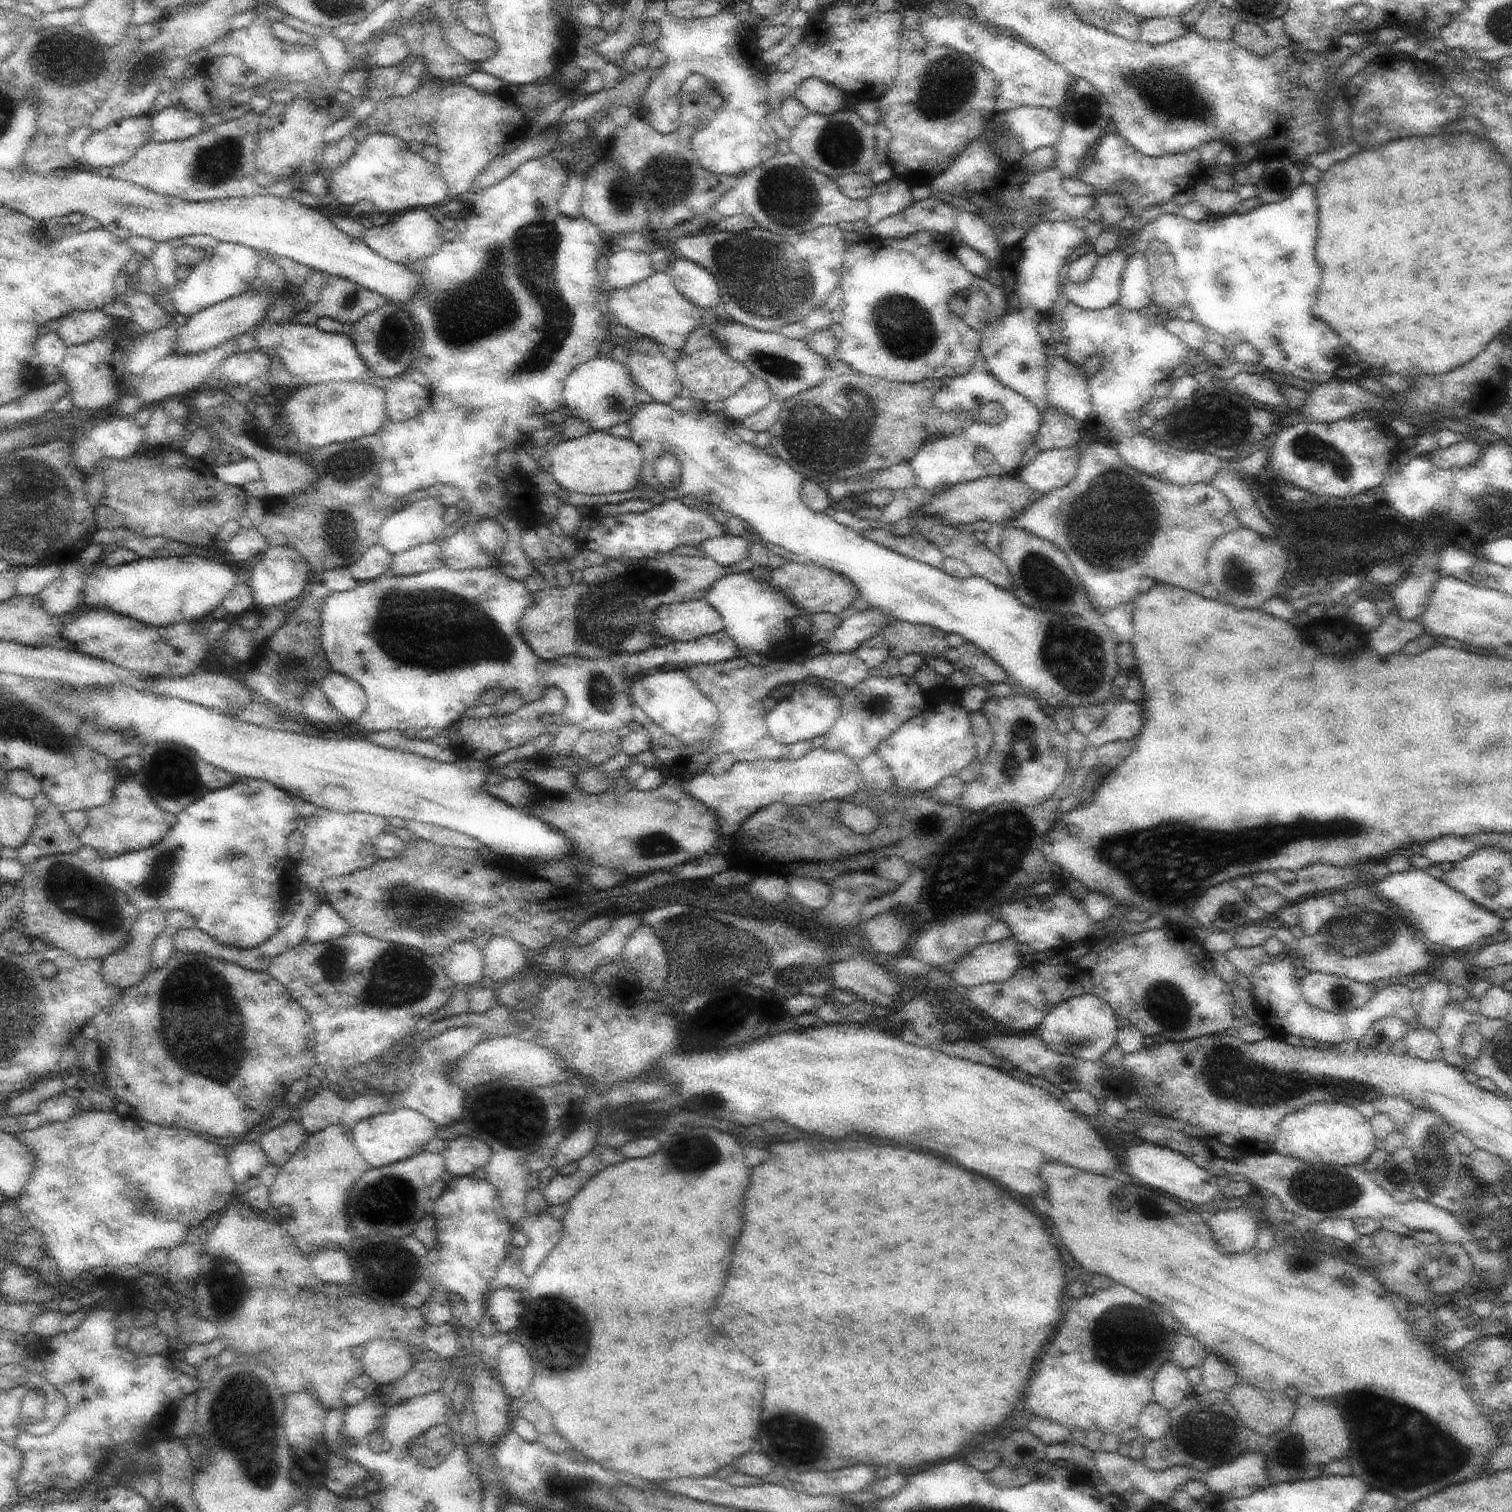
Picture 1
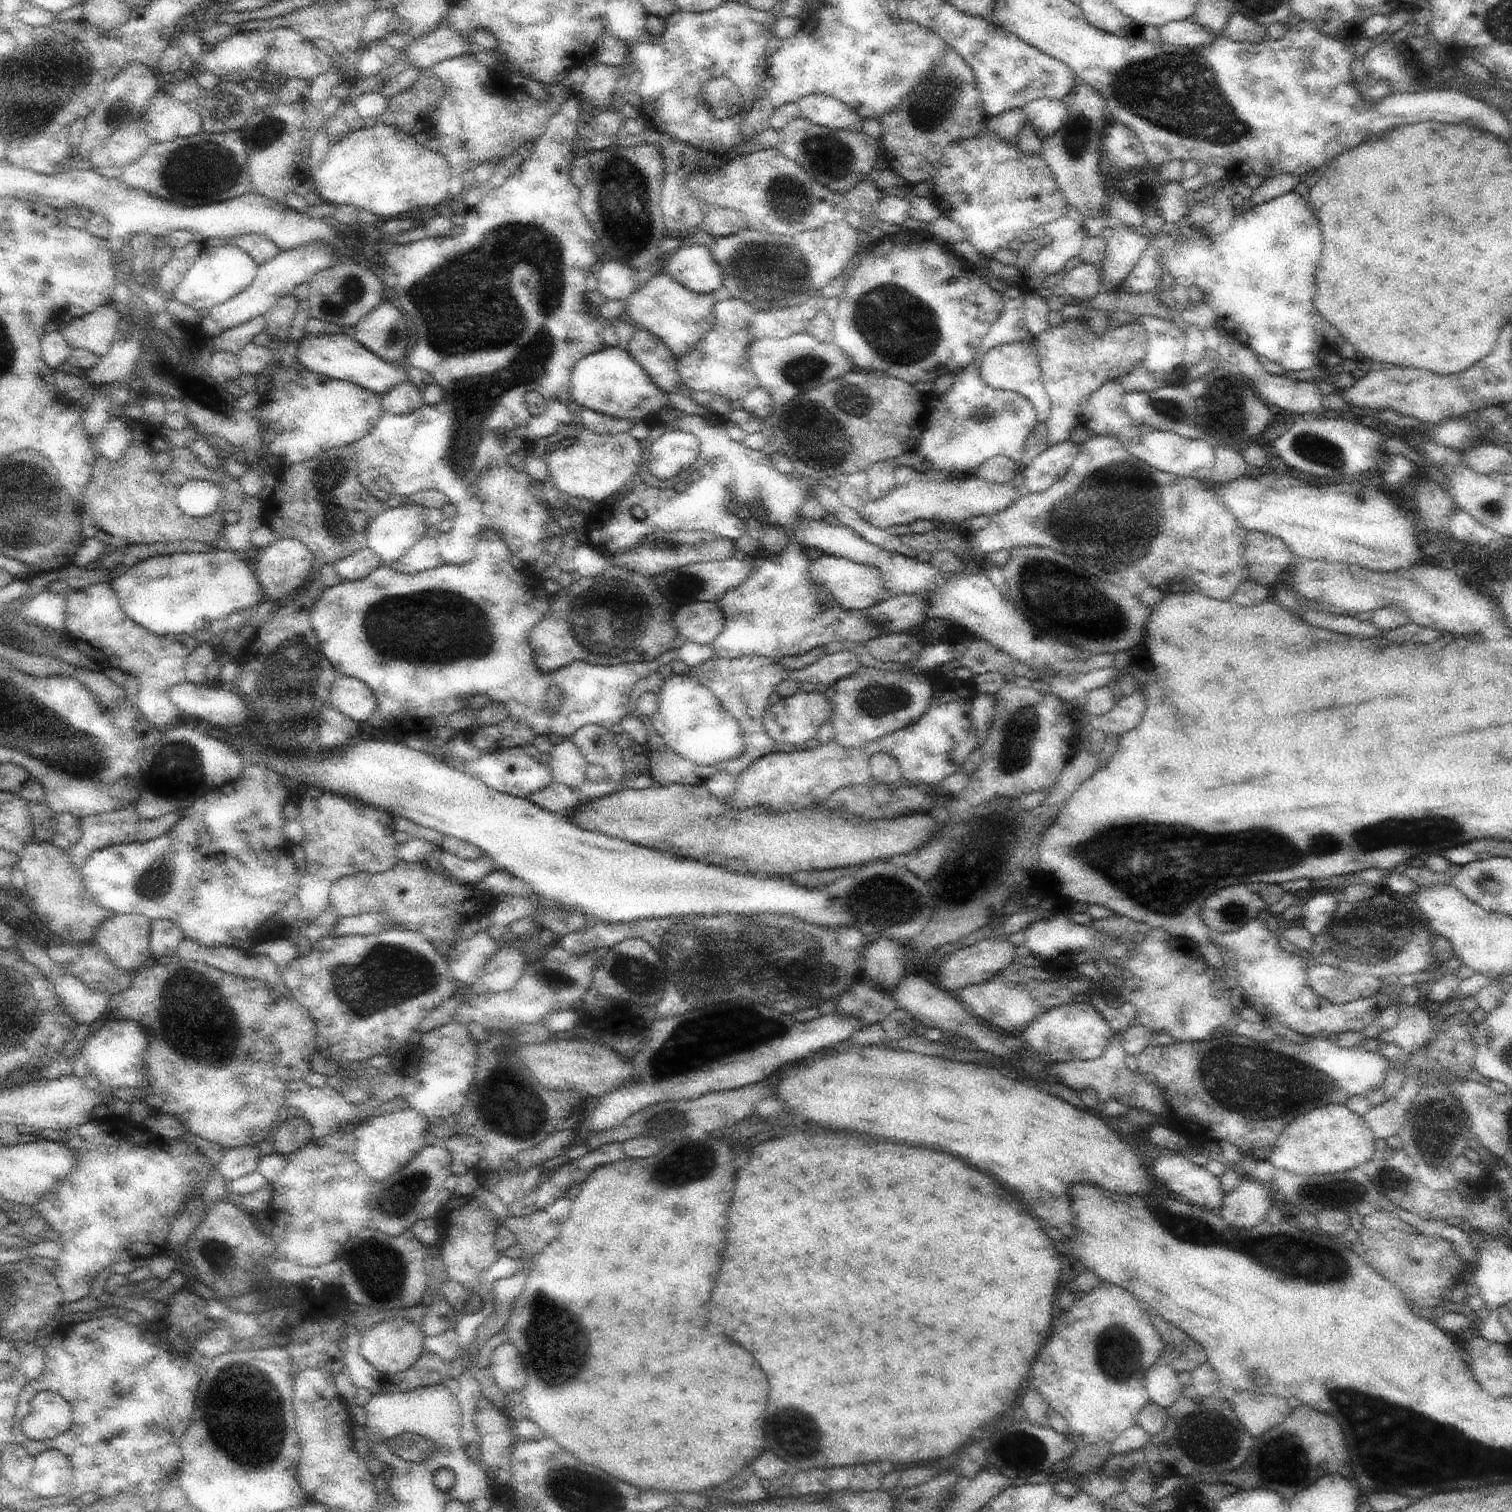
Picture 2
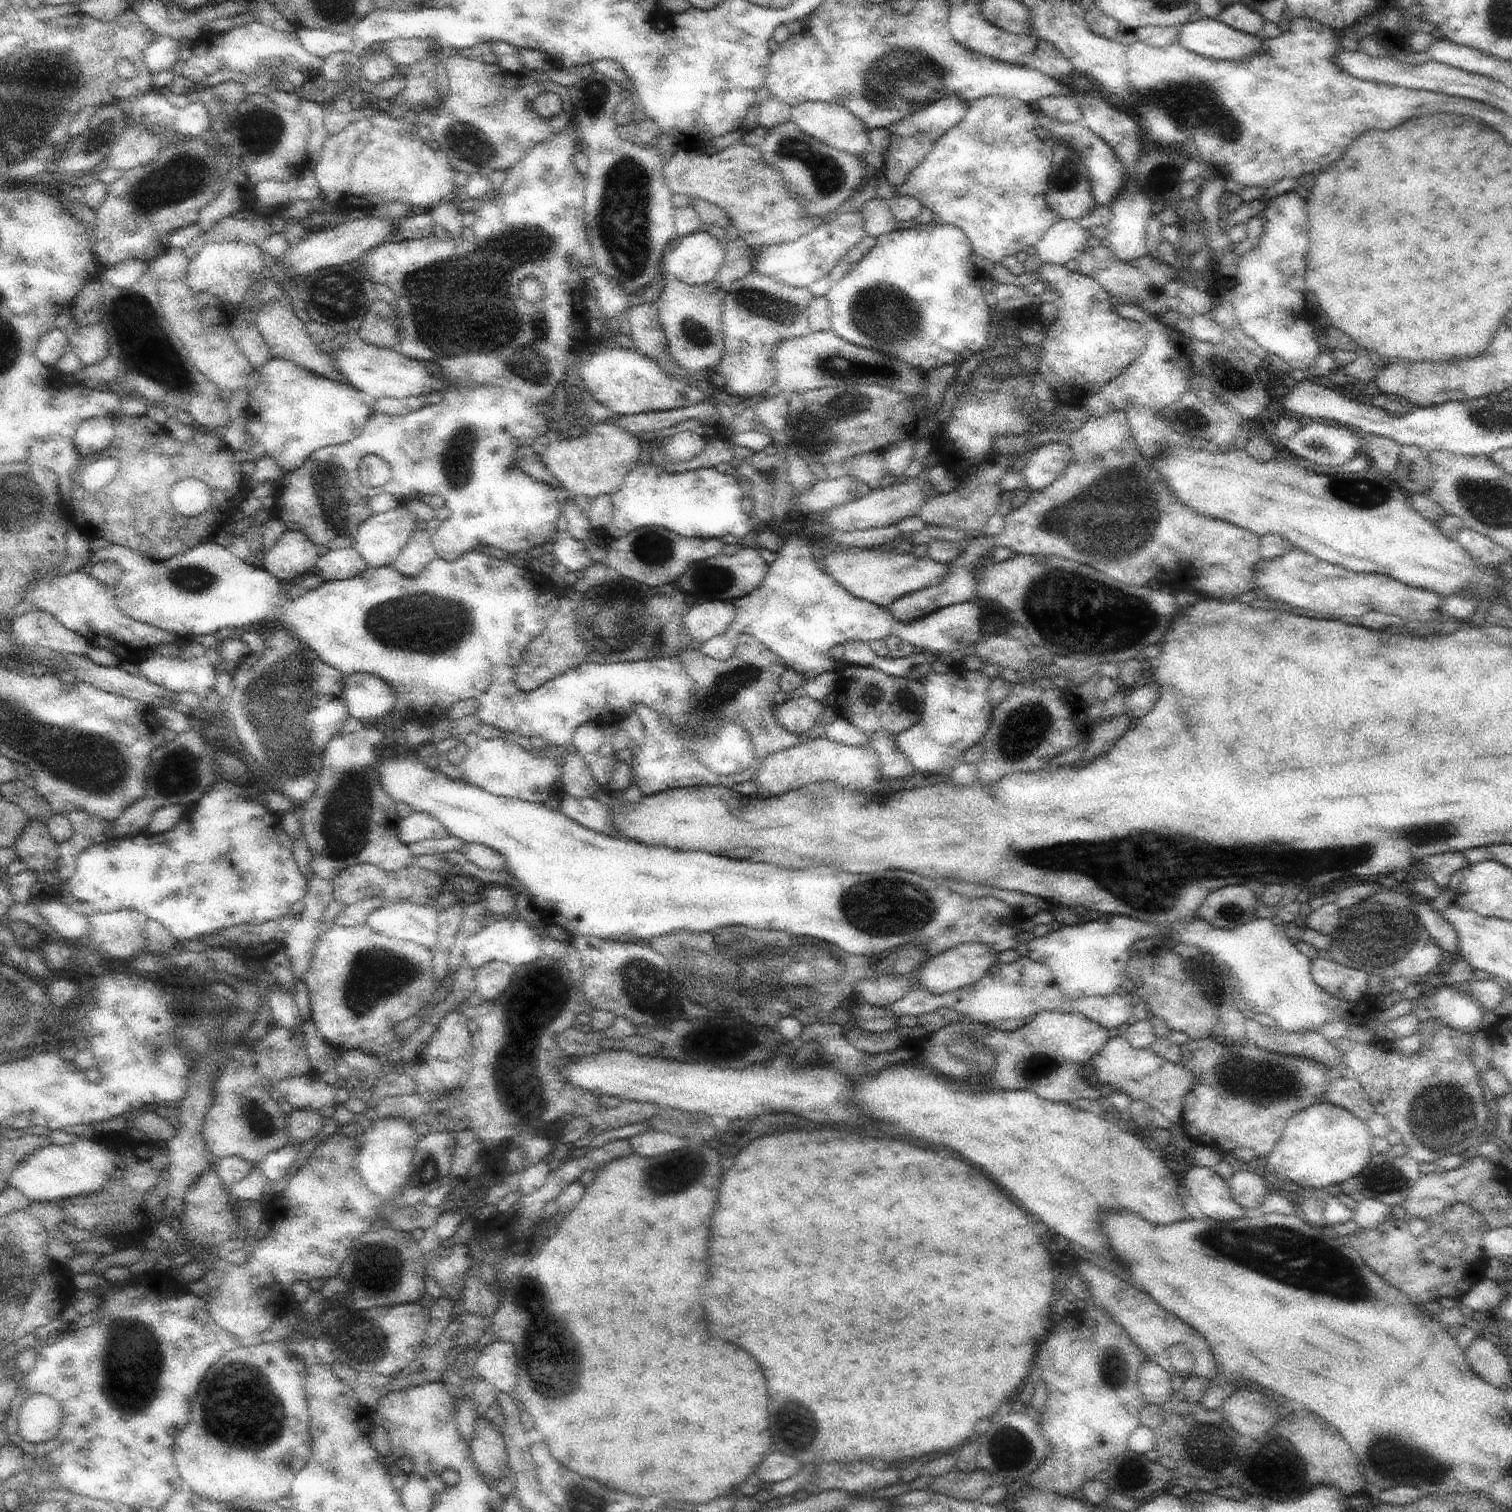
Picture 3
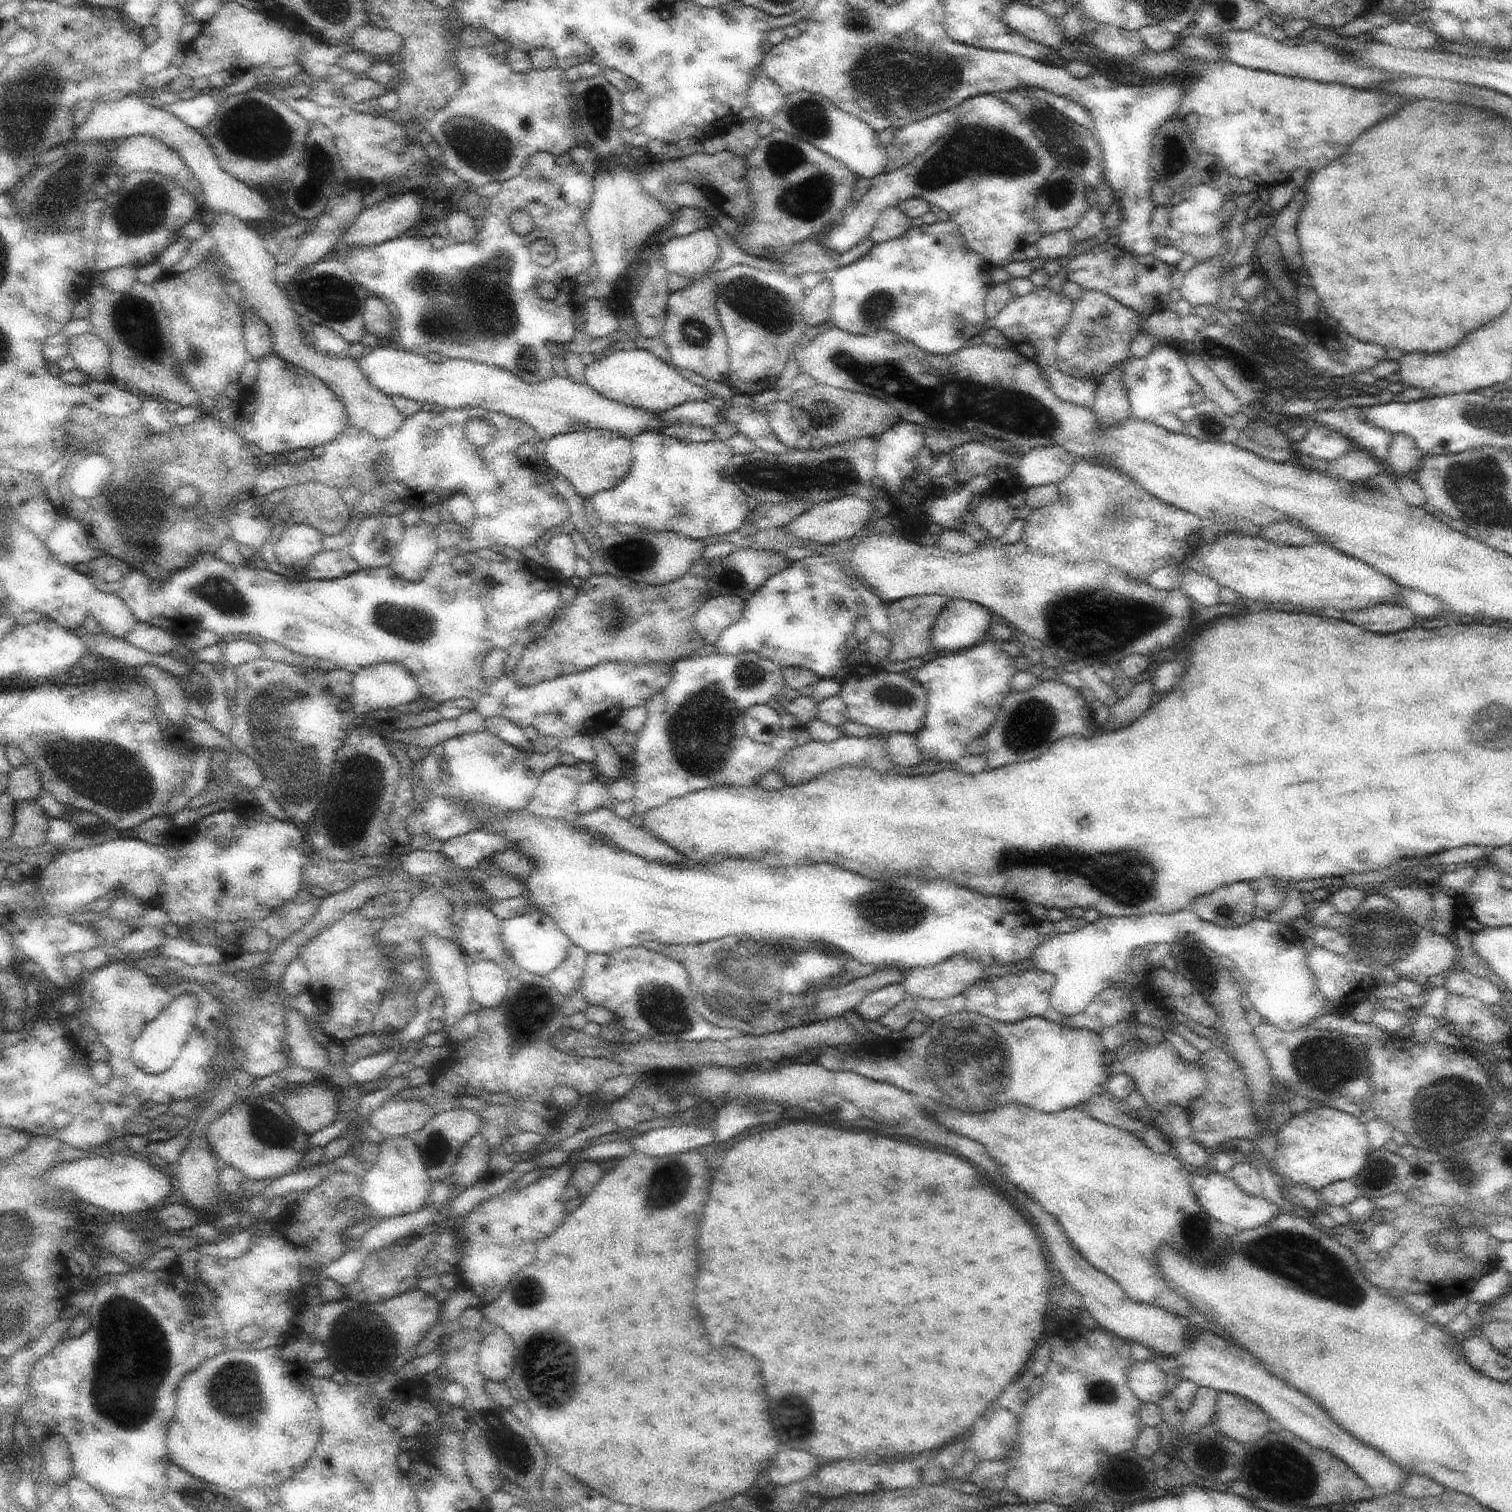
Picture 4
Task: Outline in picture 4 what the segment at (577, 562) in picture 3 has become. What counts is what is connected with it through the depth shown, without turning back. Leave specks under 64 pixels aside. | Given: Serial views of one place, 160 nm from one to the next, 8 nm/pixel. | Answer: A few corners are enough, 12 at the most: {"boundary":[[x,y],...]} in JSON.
{"boundary":[[555,534],[545,551],[564,579],[576,572],[579,557],[571,535]]}

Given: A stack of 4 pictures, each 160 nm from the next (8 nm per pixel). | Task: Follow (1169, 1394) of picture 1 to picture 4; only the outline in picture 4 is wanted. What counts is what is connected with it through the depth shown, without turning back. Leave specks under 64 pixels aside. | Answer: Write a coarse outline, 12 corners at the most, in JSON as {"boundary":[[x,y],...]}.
{"boundary":[[1136,1361],[1128,1382],[1143,1403],[1159,1405],[1168,1375],[1155,1361]]}

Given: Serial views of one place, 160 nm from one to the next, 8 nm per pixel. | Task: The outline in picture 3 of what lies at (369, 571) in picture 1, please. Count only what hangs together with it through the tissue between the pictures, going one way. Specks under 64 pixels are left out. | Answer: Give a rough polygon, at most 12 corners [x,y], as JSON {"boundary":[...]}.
{"boundary":[[354,547],[325,551],[326,581],[353,579],[369,567]]}

